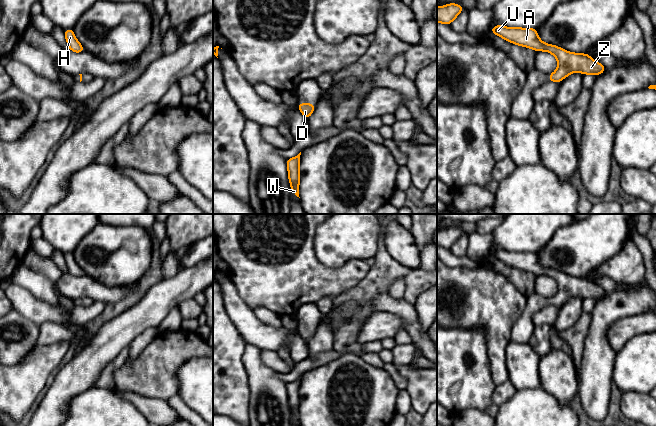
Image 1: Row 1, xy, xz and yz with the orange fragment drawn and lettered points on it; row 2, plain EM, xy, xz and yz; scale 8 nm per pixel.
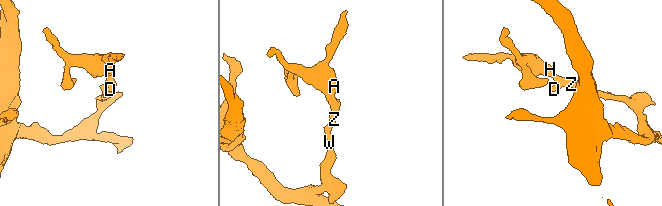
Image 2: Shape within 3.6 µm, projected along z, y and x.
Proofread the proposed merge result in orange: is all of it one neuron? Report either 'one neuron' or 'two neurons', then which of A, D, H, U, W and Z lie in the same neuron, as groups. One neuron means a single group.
one neuron | A D H U W Z

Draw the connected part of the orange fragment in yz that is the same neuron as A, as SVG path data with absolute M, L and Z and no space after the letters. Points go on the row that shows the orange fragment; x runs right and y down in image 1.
M495 25L490 29L490 32L502 37L508 42L532 48L536 52L547 51L553 54L557 59L558 67L555 72L549 74L549 82L558 83L574 72L597 76L602 74L606 69L604 65L593 60L588 53L572 53L558 46L542 42L536 28L508 28L504 25Z

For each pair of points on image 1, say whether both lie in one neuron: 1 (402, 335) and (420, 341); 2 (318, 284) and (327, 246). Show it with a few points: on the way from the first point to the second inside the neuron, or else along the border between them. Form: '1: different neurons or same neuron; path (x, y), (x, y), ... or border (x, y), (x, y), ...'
1: different neurons; border (404, 328), (412, 342)
2: different neurons; border (314, 242), (315, 256), (326, 266), (346, 261)

